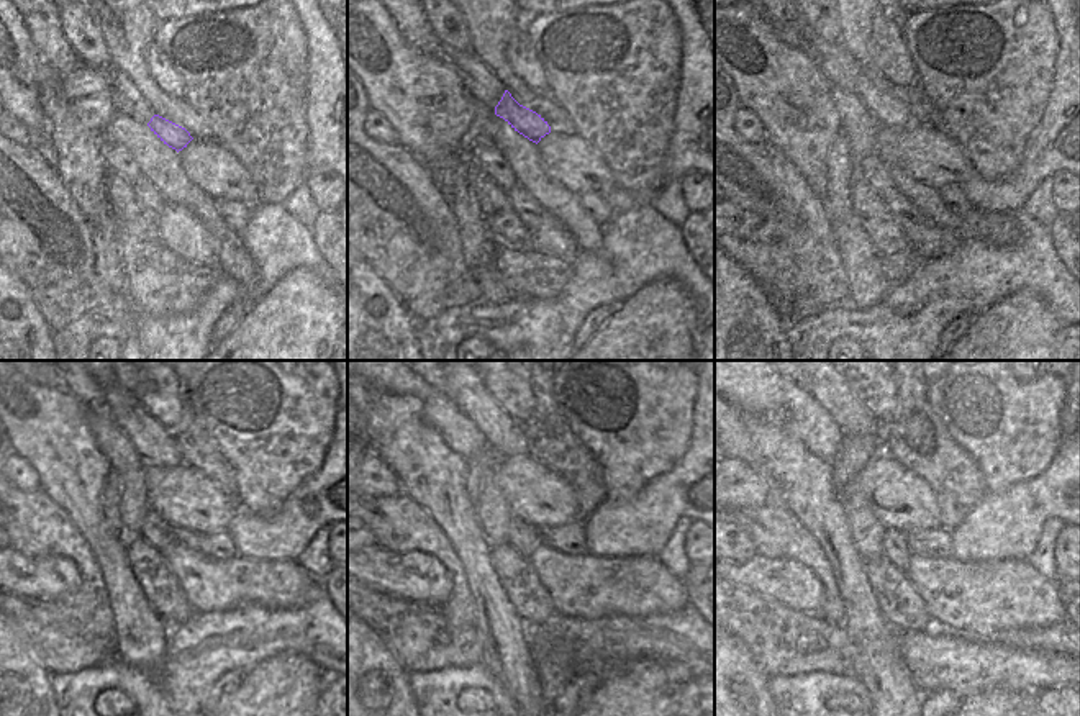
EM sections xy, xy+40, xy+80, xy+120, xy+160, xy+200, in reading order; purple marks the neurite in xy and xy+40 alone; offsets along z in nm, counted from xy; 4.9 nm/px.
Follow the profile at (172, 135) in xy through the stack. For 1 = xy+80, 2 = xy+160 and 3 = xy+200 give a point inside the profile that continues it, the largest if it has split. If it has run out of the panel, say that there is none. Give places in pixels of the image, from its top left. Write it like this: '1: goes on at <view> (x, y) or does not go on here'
1: goes on at xy+80 (877, 94)
2: goes on at xy+160 (505, 436)
3: goes on at xy+200 (833, 394)

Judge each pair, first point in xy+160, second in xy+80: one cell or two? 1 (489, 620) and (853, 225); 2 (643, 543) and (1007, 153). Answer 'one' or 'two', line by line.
1: one
2: two

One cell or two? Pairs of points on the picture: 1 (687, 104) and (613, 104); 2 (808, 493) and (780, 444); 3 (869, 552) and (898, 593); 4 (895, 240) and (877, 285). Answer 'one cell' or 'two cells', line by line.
1: two cells
2: one cell
3: two cells
4: two cells

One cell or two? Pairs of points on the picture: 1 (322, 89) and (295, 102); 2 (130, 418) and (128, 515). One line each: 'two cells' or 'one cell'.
1: two cells
2: two cells

